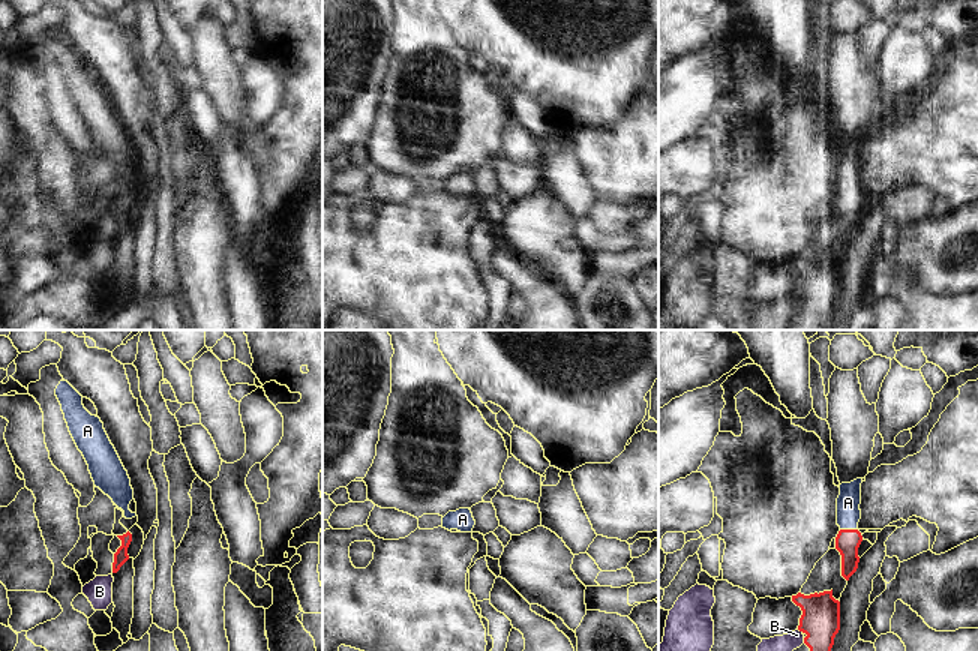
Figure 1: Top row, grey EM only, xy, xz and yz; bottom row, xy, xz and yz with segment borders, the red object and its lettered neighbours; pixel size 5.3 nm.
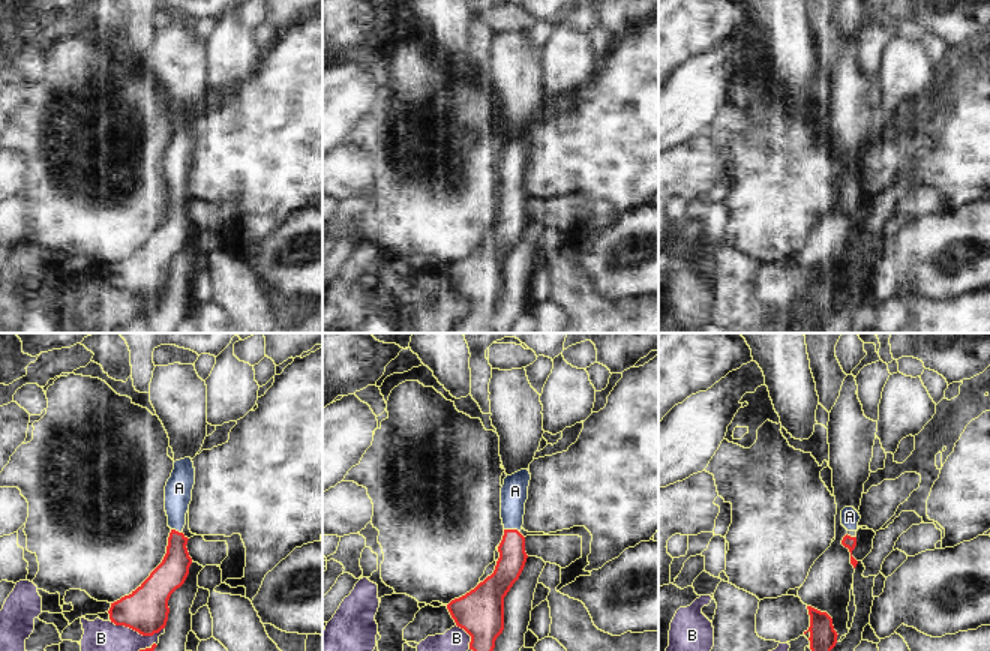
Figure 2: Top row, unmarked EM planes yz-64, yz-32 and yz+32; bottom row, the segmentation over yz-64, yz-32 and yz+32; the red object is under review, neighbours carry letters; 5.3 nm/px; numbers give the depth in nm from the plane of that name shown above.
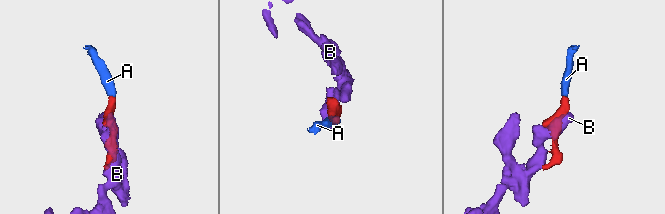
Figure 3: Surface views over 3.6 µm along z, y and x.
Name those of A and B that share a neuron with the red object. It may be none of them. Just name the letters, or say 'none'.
A

